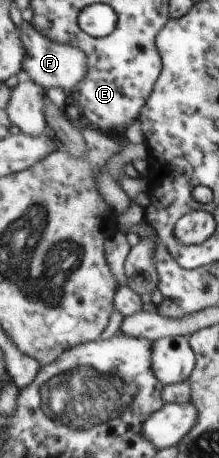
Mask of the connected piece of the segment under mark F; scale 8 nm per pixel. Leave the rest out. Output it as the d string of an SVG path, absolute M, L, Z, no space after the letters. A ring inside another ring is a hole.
M23 23L20 31L21 39L27 49L24 69L27 75L33 79L33 82L39 83L46 89L61 87L67 95L71 95L88 73L87 55L84 51L78 47L51 40L31 23Z

